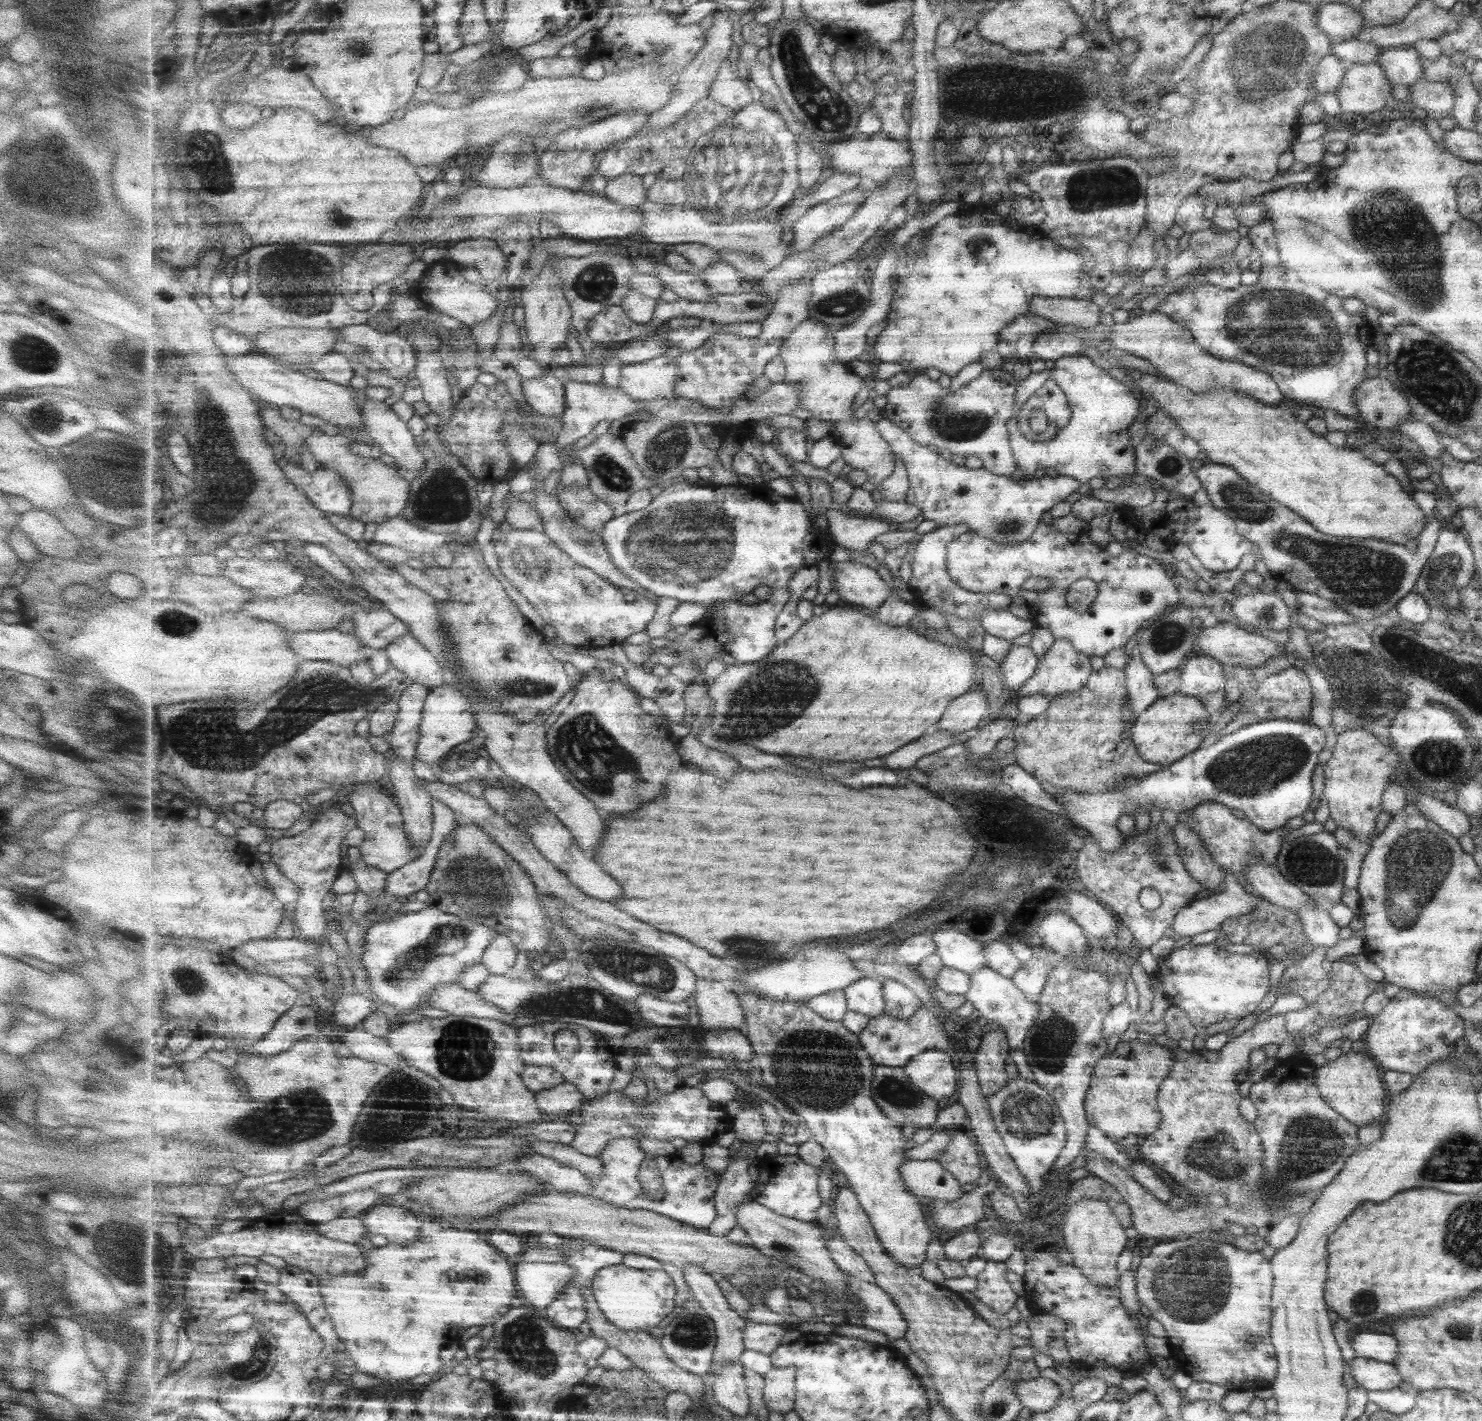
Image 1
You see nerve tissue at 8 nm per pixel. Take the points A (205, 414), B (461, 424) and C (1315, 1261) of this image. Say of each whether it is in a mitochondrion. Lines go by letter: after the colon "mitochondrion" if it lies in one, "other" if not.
A: mitochondrion
B: other
C: other

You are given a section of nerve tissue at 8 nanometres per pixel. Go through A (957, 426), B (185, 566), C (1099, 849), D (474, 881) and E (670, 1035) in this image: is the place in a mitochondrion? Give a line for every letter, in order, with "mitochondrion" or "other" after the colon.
A: mitochondrion
B: other
C: other
D: mitochondrion
E: other

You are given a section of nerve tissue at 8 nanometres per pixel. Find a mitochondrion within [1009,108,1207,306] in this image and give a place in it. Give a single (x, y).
(1089, 191)

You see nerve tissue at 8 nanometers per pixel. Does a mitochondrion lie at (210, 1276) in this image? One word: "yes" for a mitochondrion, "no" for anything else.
no

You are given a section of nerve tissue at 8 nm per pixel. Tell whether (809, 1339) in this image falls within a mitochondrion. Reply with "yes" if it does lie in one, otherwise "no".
no

